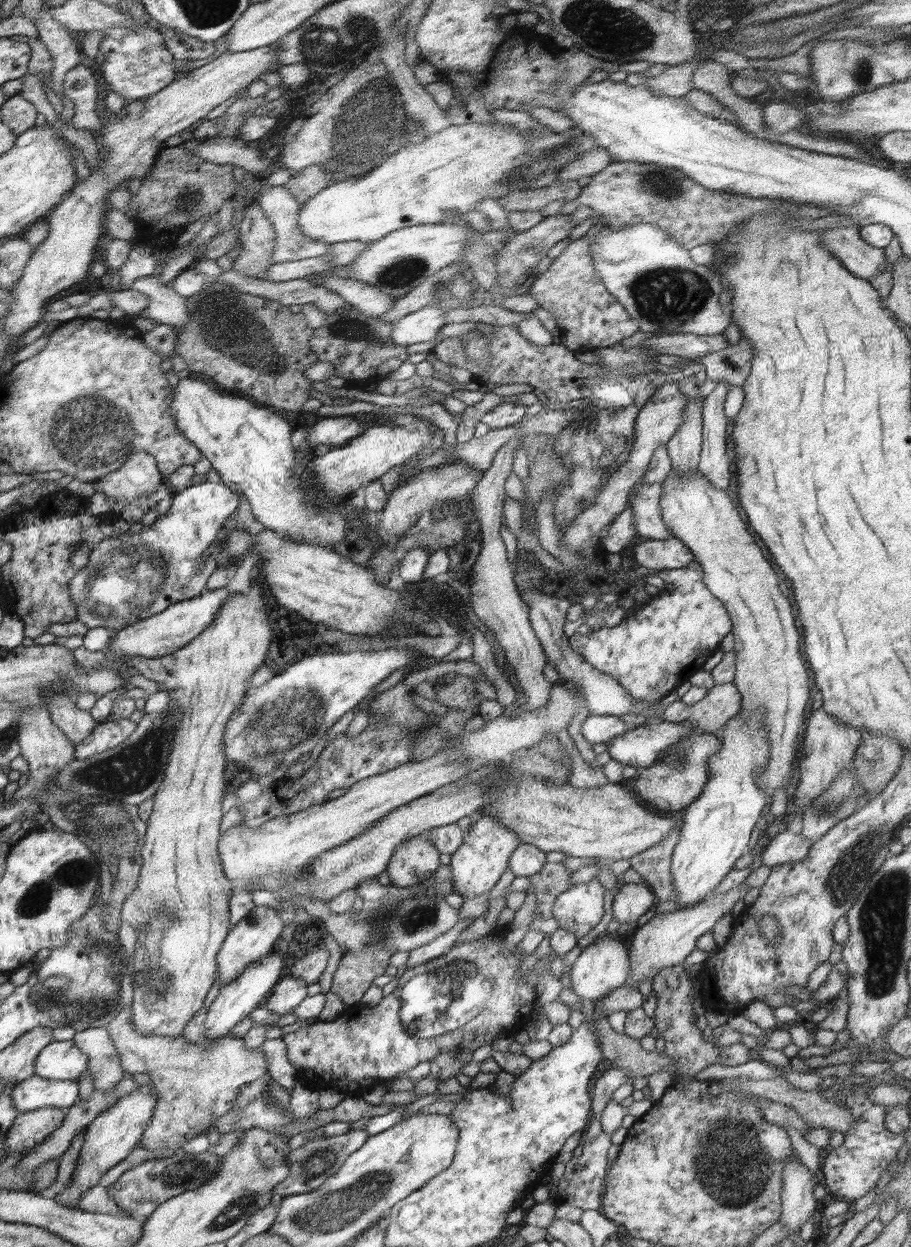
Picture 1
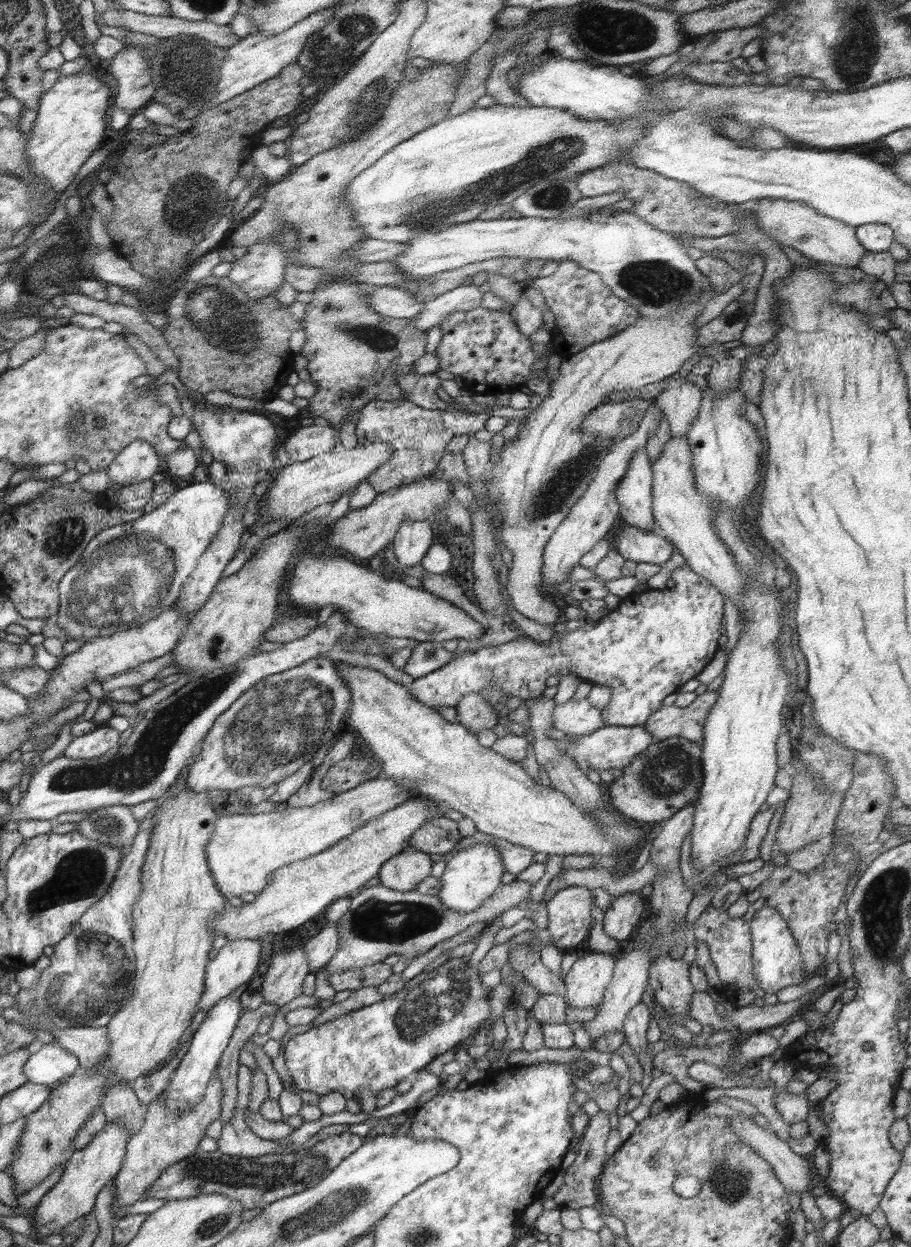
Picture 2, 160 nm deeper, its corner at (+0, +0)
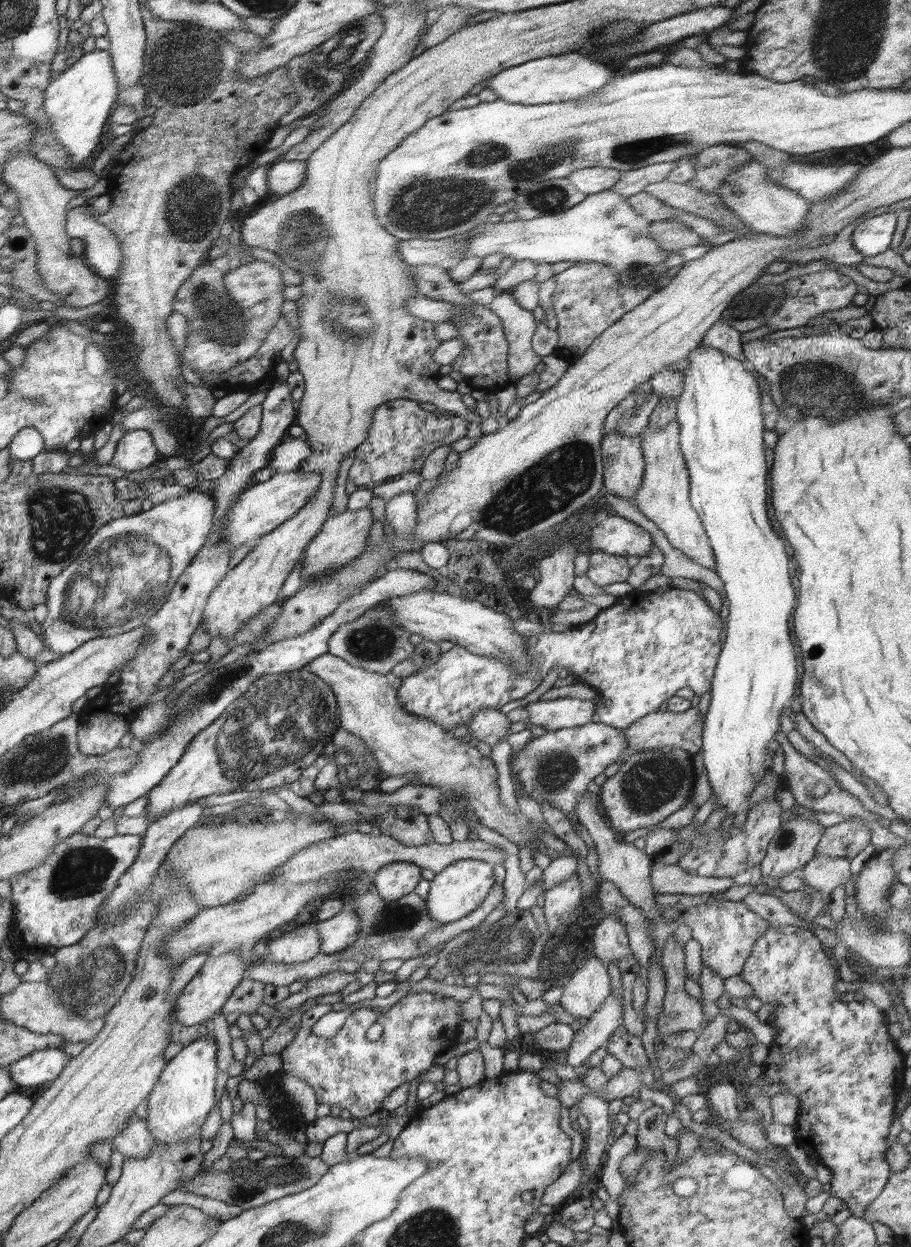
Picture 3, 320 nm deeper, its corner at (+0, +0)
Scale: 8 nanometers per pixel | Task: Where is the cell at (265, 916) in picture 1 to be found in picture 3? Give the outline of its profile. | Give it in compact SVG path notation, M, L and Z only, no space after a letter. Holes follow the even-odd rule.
M237 952L208 958L199 973L190 980L175 1000L173 1020L184 1026L203 1025L215 1014L220 1013L224 1003L237 988L238 982L244 978L244 970L248 966L248 962L244 964L244 961L246 960L243 960Z

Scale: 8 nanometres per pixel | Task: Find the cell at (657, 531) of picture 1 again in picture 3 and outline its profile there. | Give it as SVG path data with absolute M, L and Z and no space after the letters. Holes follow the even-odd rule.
M610 431L601 438L603 488L633 500L645 467L641 437Z

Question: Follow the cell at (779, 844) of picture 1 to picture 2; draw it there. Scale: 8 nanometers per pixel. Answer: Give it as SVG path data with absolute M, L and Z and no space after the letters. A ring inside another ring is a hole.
M831 836L815 840L786 856L786 863L790 868L808 874L827 860L832 846Z

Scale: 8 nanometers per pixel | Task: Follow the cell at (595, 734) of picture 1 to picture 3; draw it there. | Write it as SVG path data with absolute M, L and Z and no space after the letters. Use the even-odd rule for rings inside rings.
M560 698L548 702L532 702L525 706L532 724L548 731L582 726L593 719L594 700Z

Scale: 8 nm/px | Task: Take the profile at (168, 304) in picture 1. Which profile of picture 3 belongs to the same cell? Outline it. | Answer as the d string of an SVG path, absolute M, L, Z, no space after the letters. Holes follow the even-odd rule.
M84 206L70 210L65 227L71 238L83 240L83 258L96 274L104 279L118 274L122 260L121 242L108 227L100 224Z

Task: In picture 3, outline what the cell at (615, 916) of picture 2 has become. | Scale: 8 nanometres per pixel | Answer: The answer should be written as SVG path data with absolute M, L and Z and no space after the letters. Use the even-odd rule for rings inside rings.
M610 914L600 921L591 939L594 956L605 965L611 962L618 963L631 952L625 926L615 914Z

